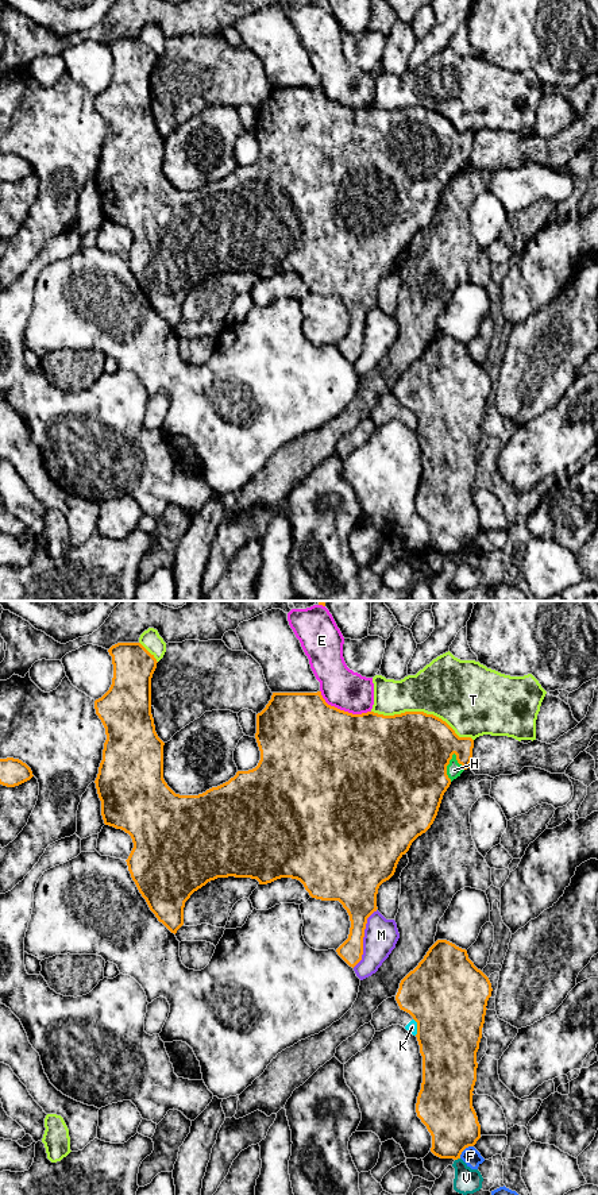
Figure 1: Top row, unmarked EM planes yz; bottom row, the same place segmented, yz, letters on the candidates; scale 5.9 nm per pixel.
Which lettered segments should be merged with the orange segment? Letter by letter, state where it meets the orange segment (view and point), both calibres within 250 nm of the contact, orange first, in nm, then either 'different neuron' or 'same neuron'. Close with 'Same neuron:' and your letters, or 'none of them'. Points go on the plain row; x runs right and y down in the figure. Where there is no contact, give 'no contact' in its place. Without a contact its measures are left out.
E: contact yz (343, 105); calibres 500 and 240 nm; different neuron
F: contact yz (465, 543); calibres 320 and 100 nm; different neuron
H: contact yz (446, 162); calibres 500 and 90 nm; same neuron
K: contact yz (417, 421); calibres 480 and 60 nm; different neuron
M: contact yz (362, 334); calibres 220 and 200 nm; different neuron
T: contact yz (423, 107); calibres 460 and 380 nm; different neuron
V: contact yz (456, 554); calibres 300 and 150 nm; different neuron
Same neuron: H

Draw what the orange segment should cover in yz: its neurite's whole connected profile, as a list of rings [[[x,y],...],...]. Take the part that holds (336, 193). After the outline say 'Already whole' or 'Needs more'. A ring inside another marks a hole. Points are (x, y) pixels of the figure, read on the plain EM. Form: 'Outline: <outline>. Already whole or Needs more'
Outline: [[[117,38],[108,47],[112,51],[113,59],[112,80],[101,93],[94,96],[96,109],[101,115],[107,130],[103,155],[94,178],[101,196],[104,219],[124,225],[132,234],[134,243],[126,255],[128,266],[158,316],[175,329],[184,320],[185,297],[194,286],[217,273],[251,273],[256,274],[259,280],[267,280],[281,273],[292,273],[300,275],[312,293],[339,296],[347,305],[351,316],[350,329],[336,347],[354,363],[362,355],[367,313],[378,304],[377,289],[379,281],[394,270],[400,254],[409,246],[412,238],[431,223],[451,177],[460,171],[464,165],[470,163],[474,135],[471,132],[459,132],[445,116],[424,107],[405,107],[394,111],[383,111],[374,107],[352,109],[328,100],[321,86],[273,88],[266,103],[256,109],[255,134],[261,146],[258,161],[248,166],[238,166],[228,177],[212,182],[202,189],[180,190],[163,174],[165,138],[155,127],[151,109],[151,73],[158,57],[140,38]]]. Needs more

